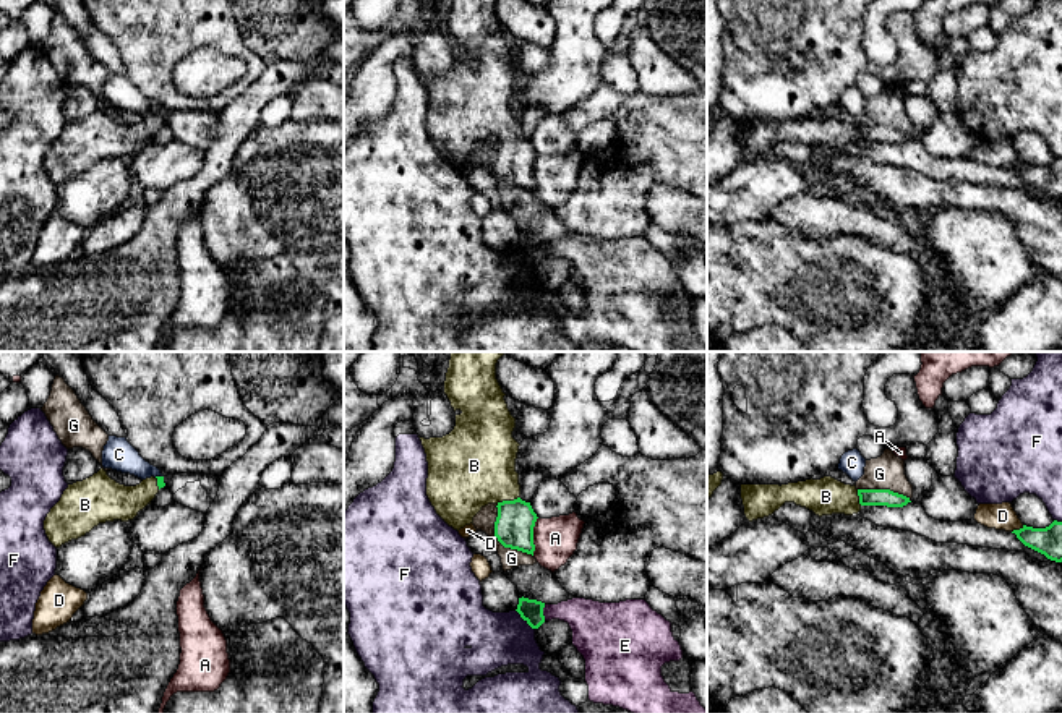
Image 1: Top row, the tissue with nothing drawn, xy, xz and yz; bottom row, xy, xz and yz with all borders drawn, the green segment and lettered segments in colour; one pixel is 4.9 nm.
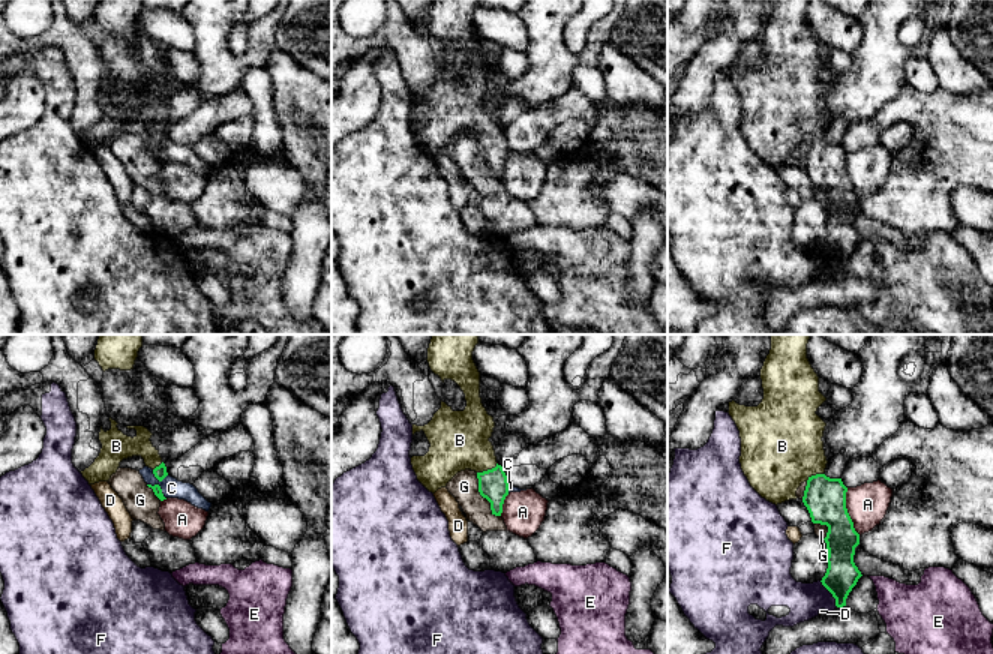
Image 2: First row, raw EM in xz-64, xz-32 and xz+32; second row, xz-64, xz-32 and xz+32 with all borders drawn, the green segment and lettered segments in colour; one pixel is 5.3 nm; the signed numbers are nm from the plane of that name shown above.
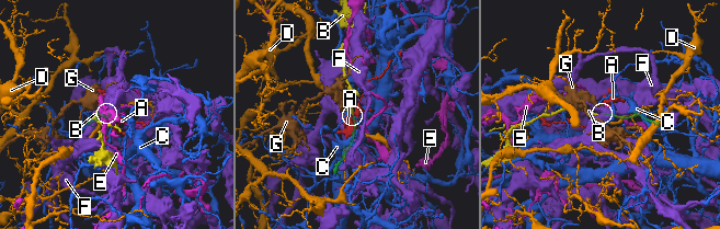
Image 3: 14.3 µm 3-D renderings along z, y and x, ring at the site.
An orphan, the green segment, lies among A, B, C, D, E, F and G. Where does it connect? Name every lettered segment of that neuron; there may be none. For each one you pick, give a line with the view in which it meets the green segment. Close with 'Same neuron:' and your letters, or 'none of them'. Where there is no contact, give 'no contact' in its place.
B: meets green in xz
Same neuron: B

